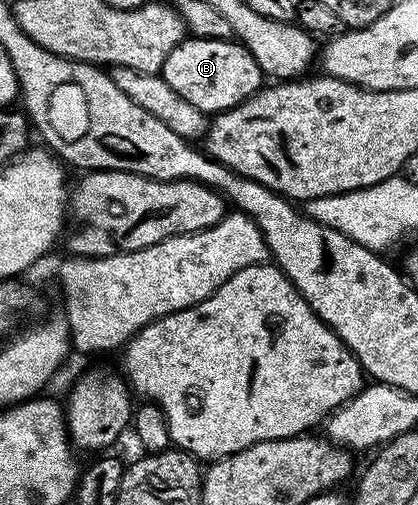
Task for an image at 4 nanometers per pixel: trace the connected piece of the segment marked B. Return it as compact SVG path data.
M185 37L184 40L166 57L162 77L178 97L190 101L201 113L219 113L235 107L241 100L247 99L258 91L262 85L260 67L250 57L250 53L238 42L232 39L205 39L203 37Z

